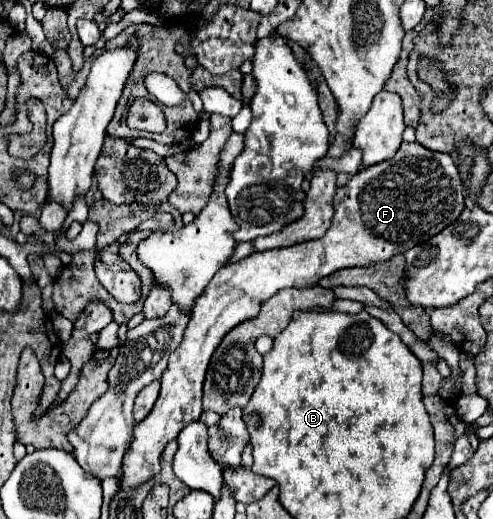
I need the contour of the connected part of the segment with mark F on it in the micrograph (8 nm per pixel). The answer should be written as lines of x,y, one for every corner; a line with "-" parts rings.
402,142
400,150
396,152
394,158
384,160
376,166
368,166
368,170
360,170
356,172
346,186
336,190
334,196
334,216
332,216
332,226
328,228
328,232
318,238
318,240
308,240
296,246
288,246
288,248
276,248
276,250
264,250
264,252
254,252
248,258
242,258
238,262
232,262
228,266
224,266
224,270
220,270
210,284
206,286
204,294
196,300
196,306
192,308
190,314
190,322
184,330
184,340
180,342
180,346
170,354
168,360
168,368
162,374
162,388
160,388
160,396
152,408
152,412
134,426
134,440
130,444
130,448
124,454
124,474
122,474
122,488
136,488
138,484
144,484
146,480
150,480
154,474
160,472
160,454
164,450
164,446
176,438
180,434
180,430
198,420
202,414
202,402
200,402
200,394
202,394
202,382
204,382
204,374
206,368
210,364
210,358
214,354
214,350
218,348
218,344
222,342
222,338
240,322
254,318
260,312
260,306
264,300
272,298
272,294
284,290
284,288
310,288
316,286
320,278
342,270
342,268
350,268
354,266
368,266
374,262
386,262
396,254
402,254
410,248
414,248
416,244
422,244
426,240
430,240
432,236
436,236
438,232
442,232
446,226
450,226
452,222
458,220
460,212
464,210
464,186
460,182
460,174
456,170
456,164
452,160
450,154
442,154
442,152
432,152
426,150
424,146
420,146
418,142

